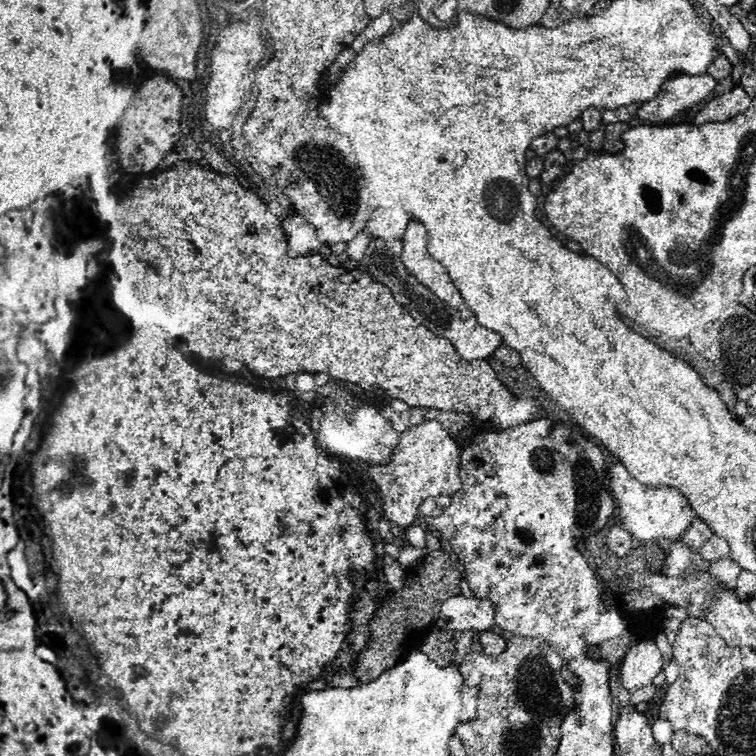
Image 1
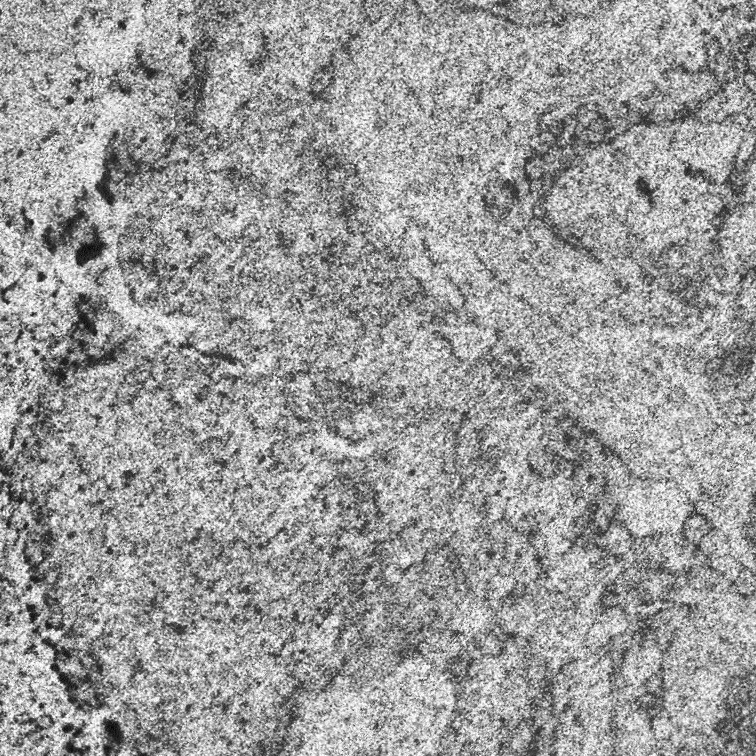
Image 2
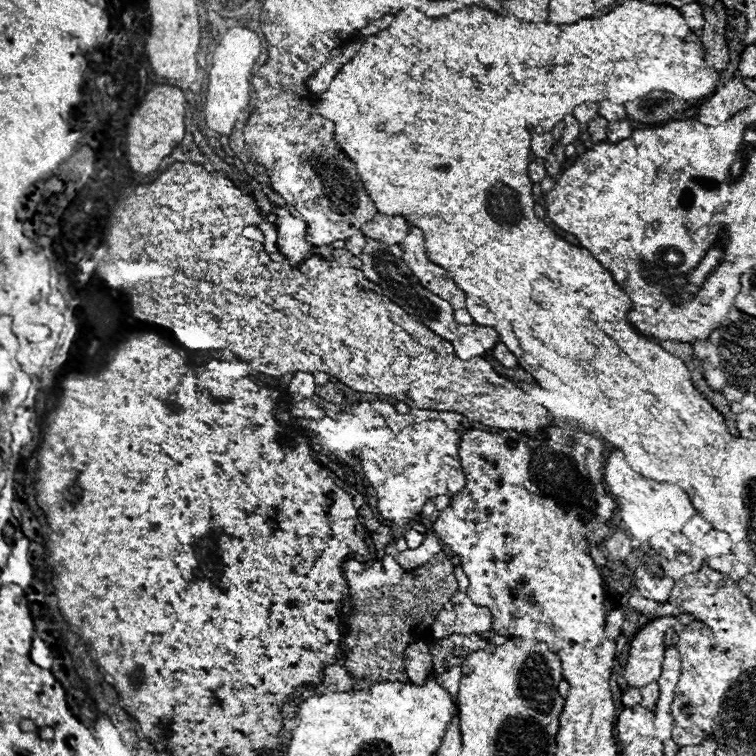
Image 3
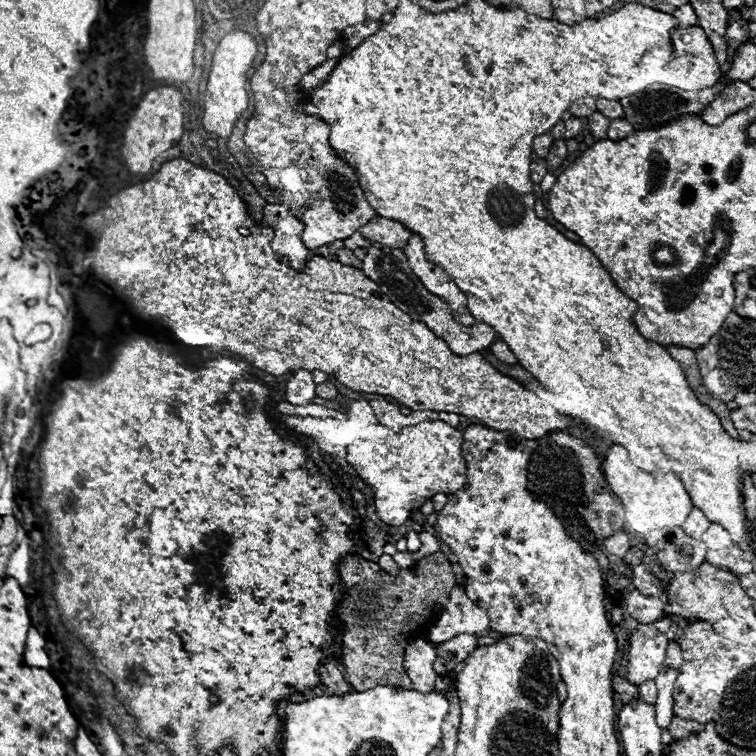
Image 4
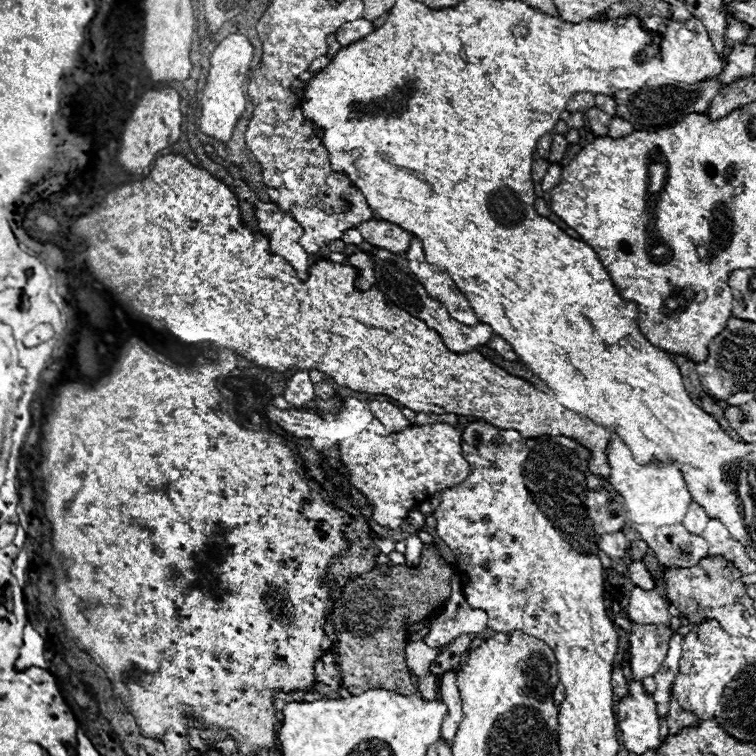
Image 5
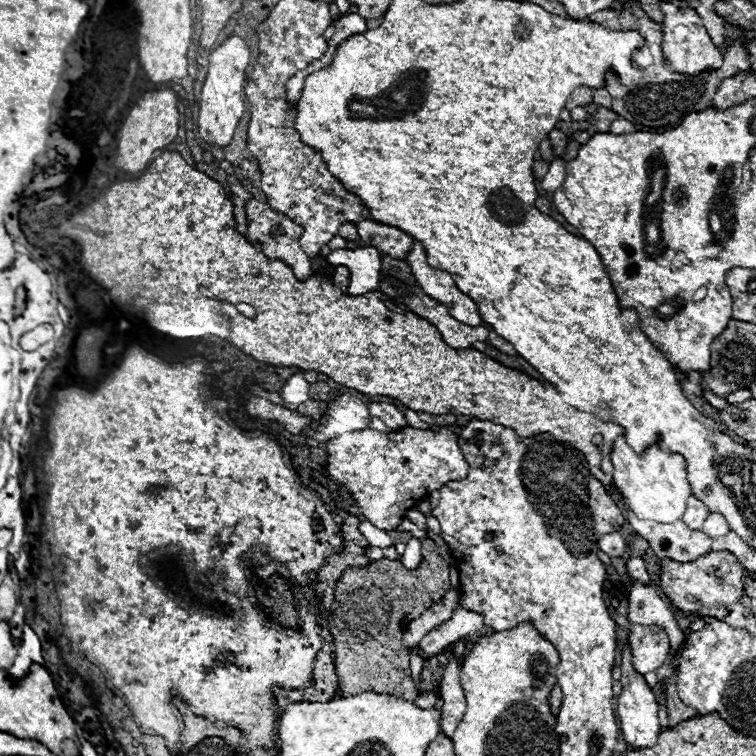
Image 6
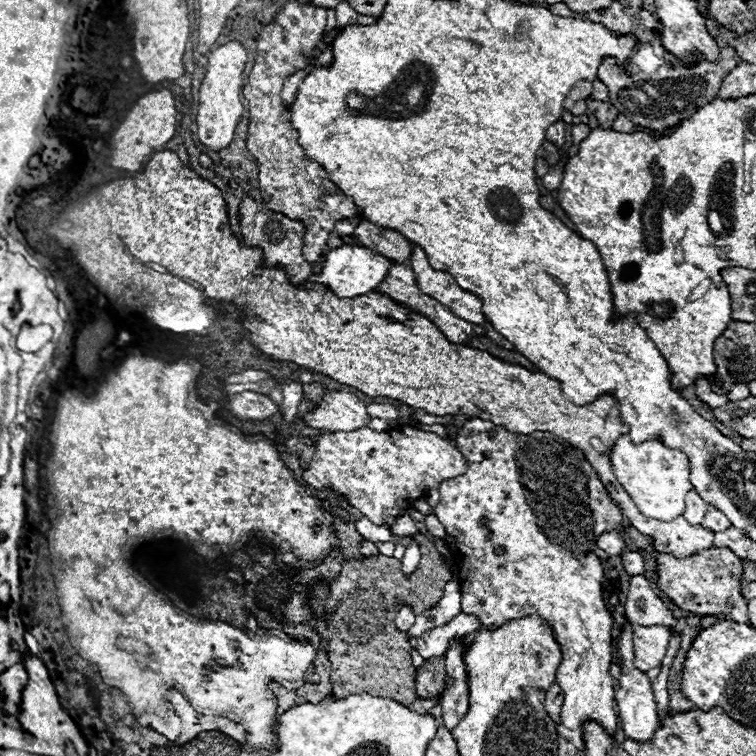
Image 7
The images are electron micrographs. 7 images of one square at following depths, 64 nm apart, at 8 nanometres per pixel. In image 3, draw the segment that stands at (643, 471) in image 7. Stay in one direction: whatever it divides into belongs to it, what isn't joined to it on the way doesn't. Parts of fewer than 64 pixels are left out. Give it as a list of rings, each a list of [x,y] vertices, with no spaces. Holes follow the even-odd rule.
[[[614,448],[608,454],[602,472],[604,472],[604,480],[610,488],[610,492],[618,498],[622,528],[632,540],[644,542],[644,538],[648,538],[660,530],[678,532],[678,530],[682,530],[684,522],[688,522],[698,512],[694,508],[690,496],[680,486],[670,484],[670,482],[656,482],[656,480],[642,476],[640,472],[634,472],[626,464],[626,458],[624,458],[622,450],[618,450],[618,448]]]

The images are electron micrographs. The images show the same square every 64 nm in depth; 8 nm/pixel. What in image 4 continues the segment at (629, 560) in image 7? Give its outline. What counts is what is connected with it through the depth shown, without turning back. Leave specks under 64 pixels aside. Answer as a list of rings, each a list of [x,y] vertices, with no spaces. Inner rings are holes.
[[[644,564],[632,566],[632,584],[642,592],[642,594],[662,594],[664,588],[660,588],[660,582],[654,574],[646,570]]]

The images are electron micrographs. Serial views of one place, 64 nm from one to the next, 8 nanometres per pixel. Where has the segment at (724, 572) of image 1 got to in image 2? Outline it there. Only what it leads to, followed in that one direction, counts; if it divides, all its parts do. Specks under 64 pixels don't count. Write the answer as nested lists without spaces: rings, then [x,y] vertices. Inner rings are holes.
[[[716,558],[716,560],[710,560],[708,562],[708,566],[714,570],[714,572],[718,572],[718,574],[722,574],[726,580],[730,580],[730,582],[736,582],[738,580],[738,576],[742,574],[742,566],[734,560],[734,558]]]

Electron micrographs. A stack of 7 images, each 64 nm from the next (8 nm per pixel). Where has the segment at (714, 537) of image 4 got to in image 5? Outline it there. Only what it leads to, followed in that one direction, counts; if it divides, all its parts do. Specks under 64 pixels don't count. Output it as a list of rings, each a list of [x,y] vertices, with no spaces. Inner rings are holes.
[[[710,518],[710,522],[708,522],[706,530],[702,532],[702,536],[708,540],[708,544],[716,544],[716,542],[722,542],[724,538],[728,538],[730,534],[728,534],[726,526],[724,526],[720,520]]]

